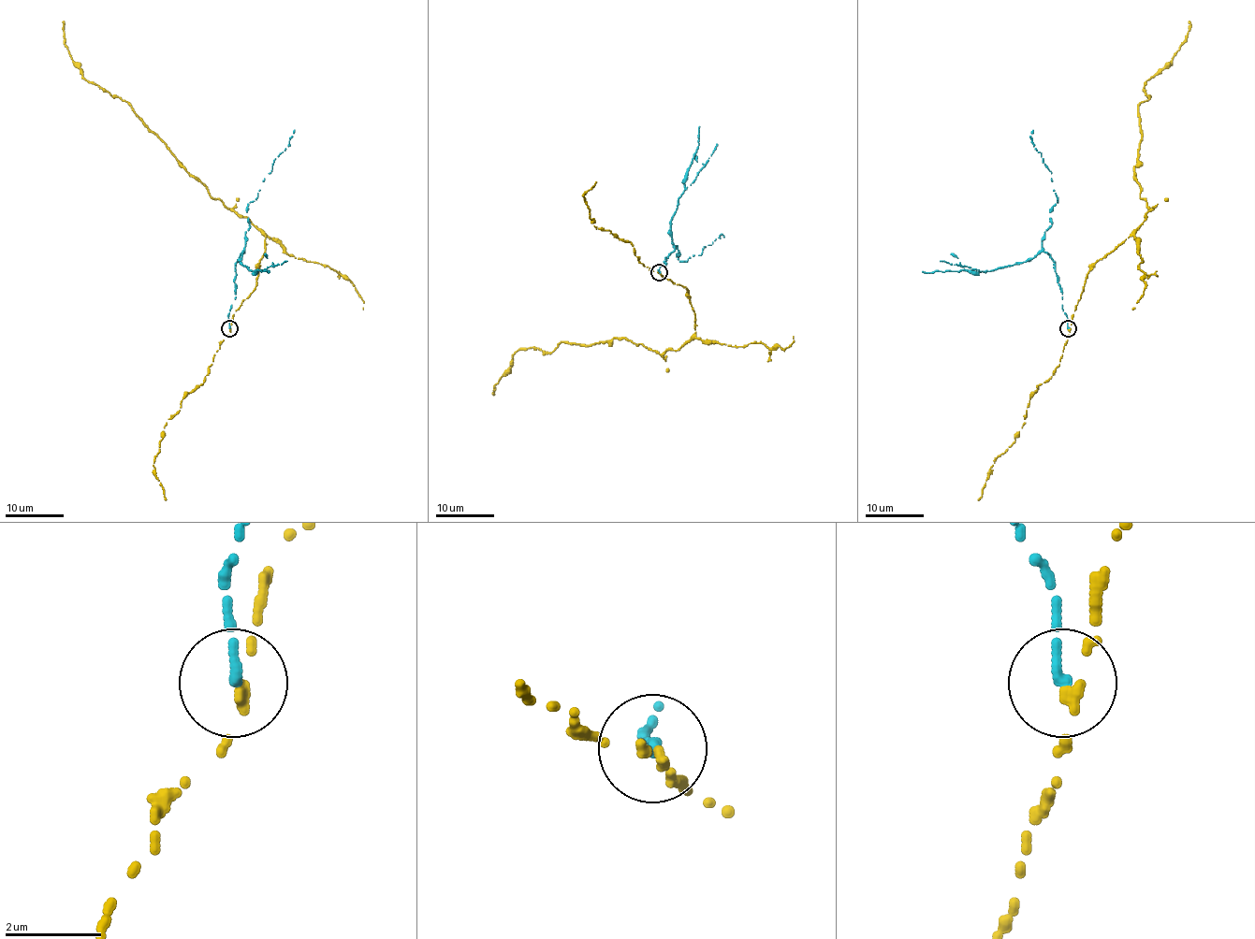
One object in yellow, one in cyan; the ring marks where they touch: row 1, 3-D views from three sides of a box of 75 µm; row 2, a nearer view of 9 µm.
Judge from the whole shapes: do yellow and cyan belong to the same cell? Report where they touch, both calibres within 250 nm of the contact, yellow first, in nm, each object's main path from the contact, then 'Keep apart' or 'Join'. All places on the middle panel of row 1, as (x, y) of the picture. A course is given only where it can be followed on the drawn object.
Place: (659, 272). Thickness 140 nm (yellow) against 200 nm. Course of yellow: (660, 272), (689, 291), (694, 313), (696, 334), (677, 350), (624, 338), (519, 348), (492, 392). Course of cyan: (660, 272), (676, 246), (678, 259), (686, 261), (723, 237). Keep apart

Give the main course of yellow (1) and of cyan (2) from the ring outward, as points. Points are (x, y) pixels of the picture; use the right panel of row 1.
1: (1069, 328), (1087, 273), (1150, 210), (1134, 178), (1139, 105), (1148, 99), (1145, 83), (1186, 39), (1189, 21)
2: (1069, 328), (1055, 263), (1042, 247), (1057, 200), (1051, 172), (1031, 143), (1033, 130)

